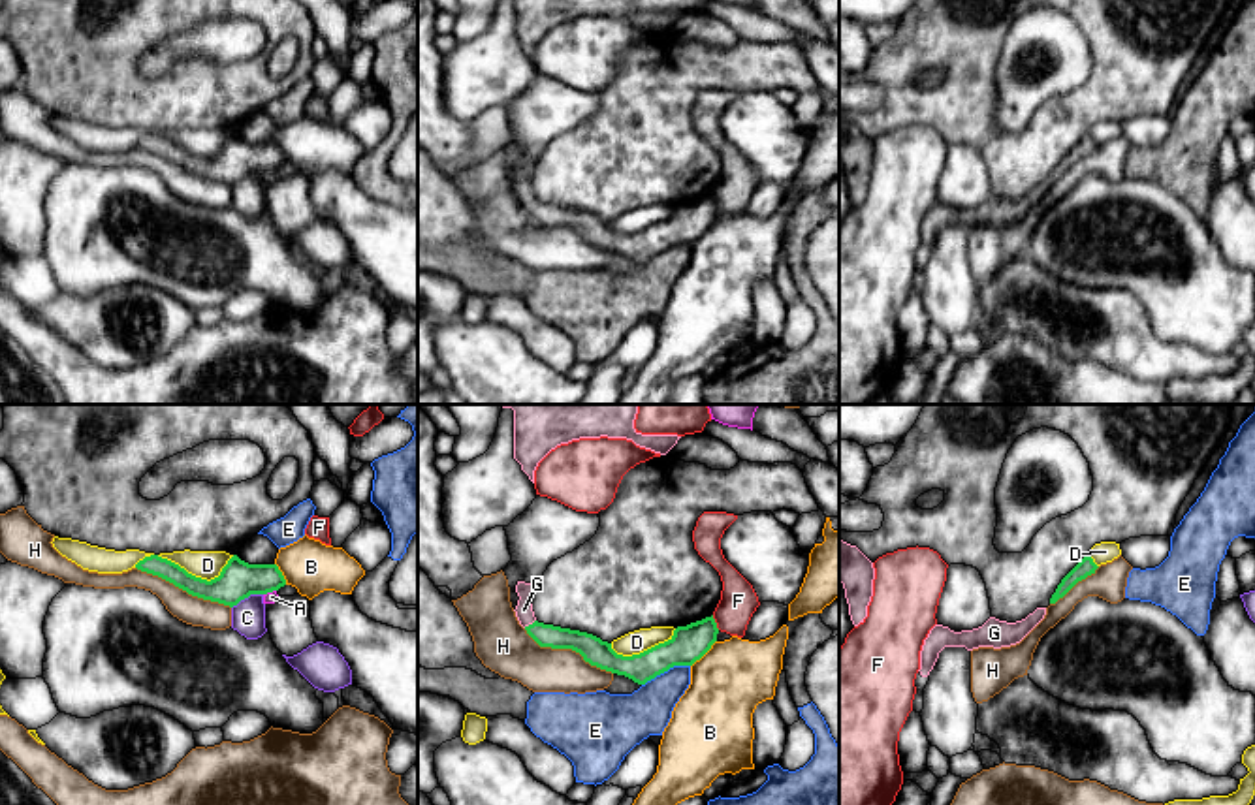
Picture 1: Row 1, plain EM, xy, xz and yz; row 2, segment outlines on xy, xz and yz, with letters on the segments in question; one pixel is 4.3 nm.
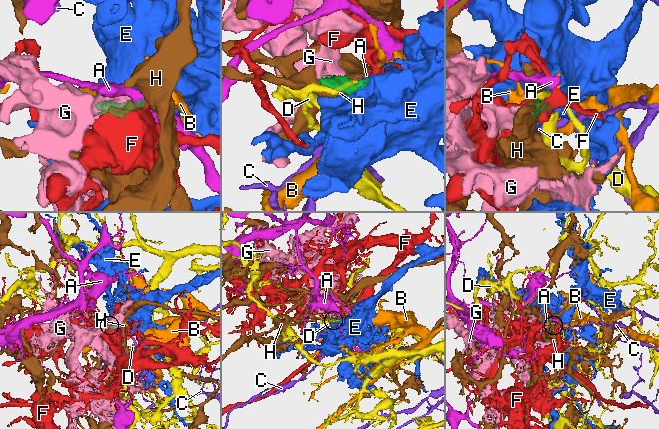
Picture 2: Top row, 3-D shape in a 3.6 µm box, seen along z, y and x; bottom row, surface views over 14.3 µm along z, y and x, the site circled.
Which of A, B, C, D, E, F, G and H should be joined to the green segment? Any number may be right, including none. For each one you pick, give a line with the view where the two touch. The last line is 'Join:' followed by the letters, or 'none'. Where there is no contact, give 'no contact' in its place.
G: meets green in xz
Join: G

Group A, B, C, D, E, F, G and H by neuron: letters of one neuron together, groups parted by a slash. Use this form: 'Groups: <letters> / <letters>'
Groups: A / B / C / D / E / F / G / H

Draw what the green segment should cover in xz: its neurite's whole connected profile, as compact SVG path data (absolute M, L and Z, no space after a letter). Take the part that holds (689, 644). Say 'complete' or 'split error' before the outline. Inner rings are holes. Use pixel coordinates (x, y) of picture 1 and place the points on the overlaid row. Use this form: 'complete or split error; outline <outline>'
split error; outline M517 581L516 592L519 600L514 611L519 624L540 647L572 649L591 666L625 675L638 685L645 685L674 666L692 666L717 641L719 628L711 615L687 626L677 626L664 643L640 655L623 656L612 649L612 643L593 634L538 623L531 604L534 589L536 583Z

